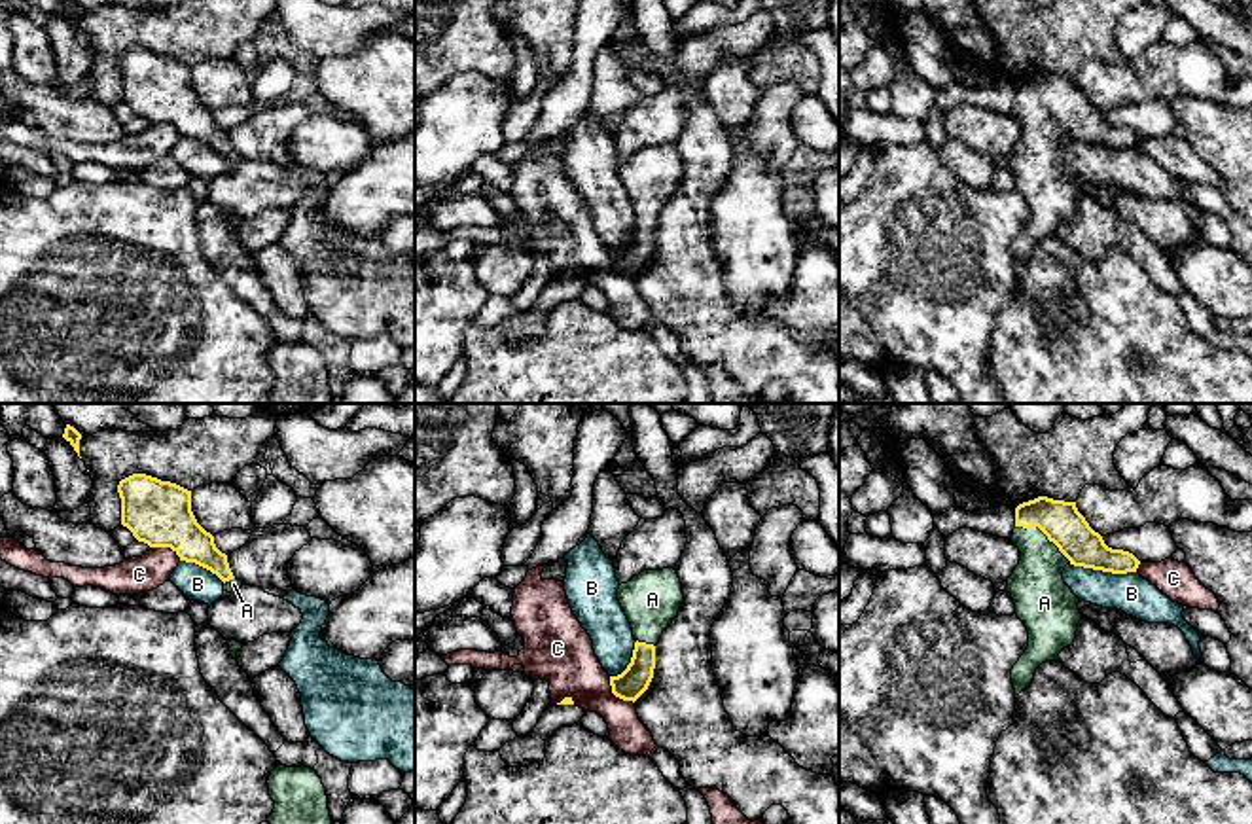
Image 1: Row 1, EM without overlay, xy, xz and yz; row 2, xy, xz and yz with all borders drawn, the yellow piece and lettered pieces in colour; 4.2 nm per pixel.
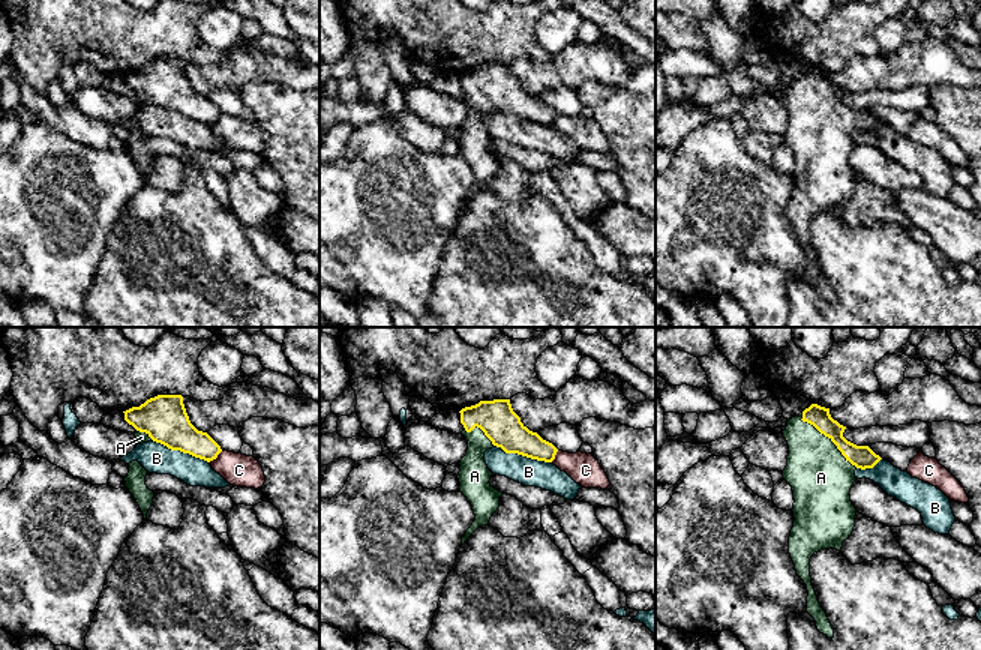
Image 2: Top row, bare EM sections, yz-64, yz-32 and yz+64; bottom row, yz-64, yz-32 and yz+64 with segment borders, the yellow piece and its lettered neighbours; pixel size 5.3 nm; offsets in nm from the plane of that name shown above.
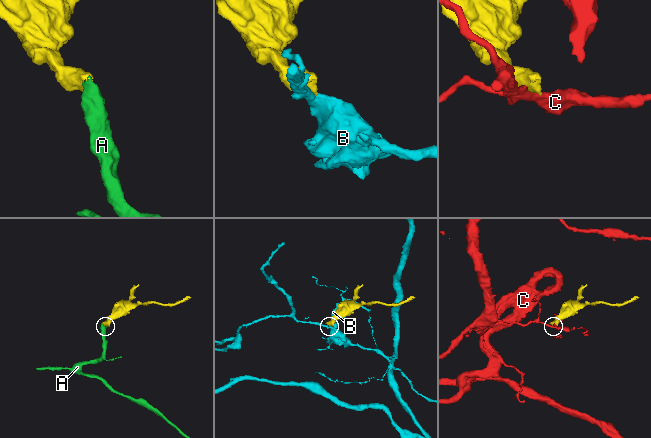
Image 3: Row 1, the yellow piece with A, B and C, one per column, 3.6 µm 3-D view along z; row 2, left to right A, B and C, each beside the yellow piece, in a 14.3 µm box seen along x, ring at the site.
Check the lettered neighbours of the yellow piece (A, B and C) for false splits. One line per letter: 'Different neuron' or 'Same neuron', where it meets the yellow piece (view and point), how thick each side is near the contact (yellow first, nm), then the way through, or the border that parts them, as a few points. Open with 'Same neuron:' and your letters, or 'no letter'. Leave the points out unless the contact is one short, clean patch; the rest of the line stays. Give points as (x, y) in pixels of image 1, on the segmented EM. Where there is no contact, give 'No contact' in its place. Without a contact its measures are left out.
Same neuron: A
A: Same neuron. Touches yellow at yz (1044, 533). Thickness 170 nm (yellow) against 240 nm. Path across: yz (1061, 521), (1044, 533), (1044, 557), (1037, 586)
B: Different neuron. Touches yellow at yz (1103, 571). Thickness 170 nm (yellow) against 170 nm. Boundary: yz (1071, 563), (1112, 573), (1135, 573)
C: Different neuron. Touches yellow at xz (616, 696). Thickness 120 nm (yellow) against 240 nm. Boundary: xz (608, 677), (610, 690), (633, 703)

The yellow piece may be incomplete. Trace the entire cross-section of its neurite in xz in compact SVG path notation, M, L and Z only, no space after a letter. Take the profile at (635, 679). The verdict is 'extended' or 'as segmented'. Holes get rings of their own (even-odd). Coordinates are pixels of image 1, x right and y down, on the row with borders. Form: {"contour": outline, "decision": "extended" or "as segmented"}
{"contour": "M674 568L644 570L619 585L617 600L636 642L631 663L621 674L610 676L610 686L616 697L635 703L653 678L655 646L678 616L684 593Z", "decision": "extended"}

